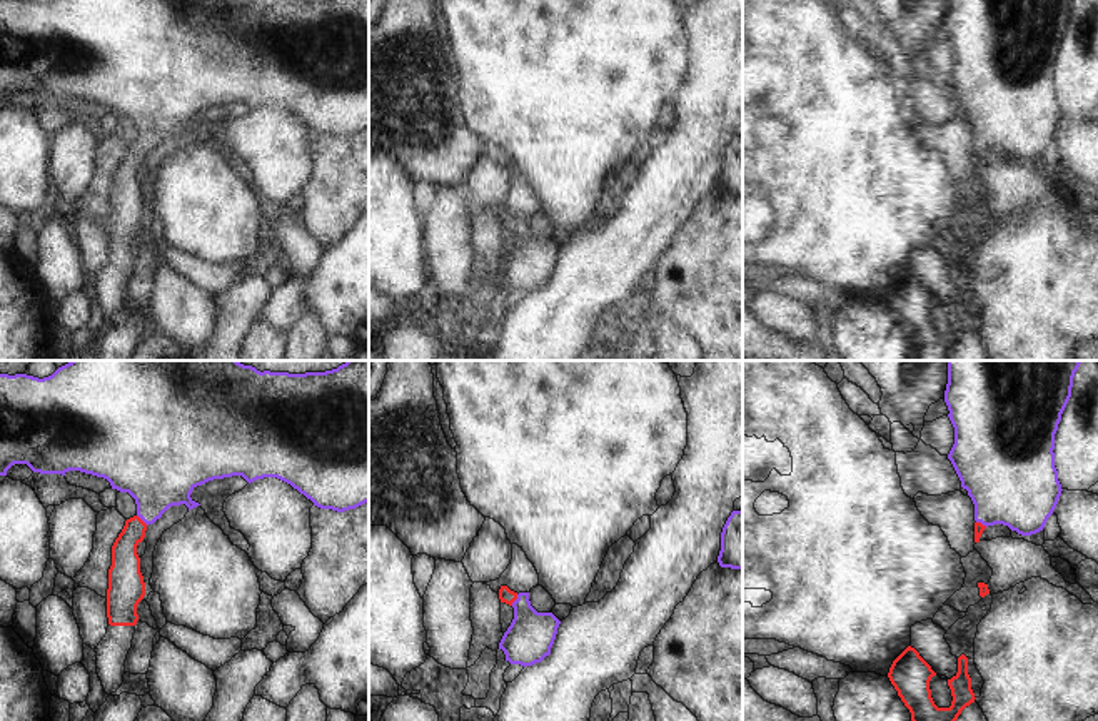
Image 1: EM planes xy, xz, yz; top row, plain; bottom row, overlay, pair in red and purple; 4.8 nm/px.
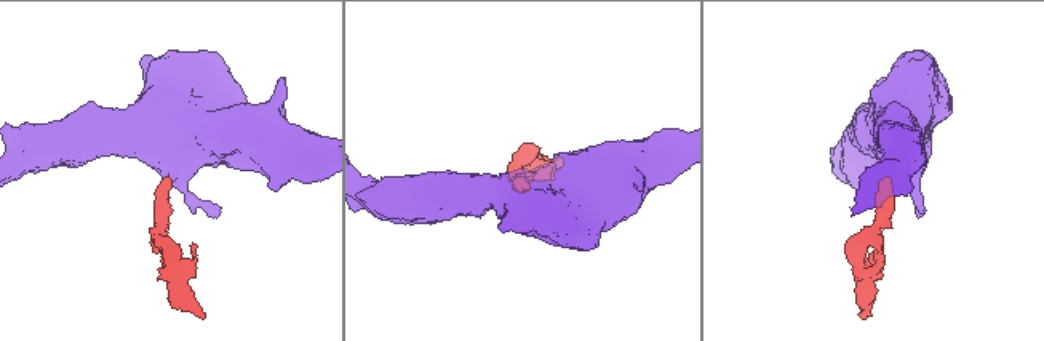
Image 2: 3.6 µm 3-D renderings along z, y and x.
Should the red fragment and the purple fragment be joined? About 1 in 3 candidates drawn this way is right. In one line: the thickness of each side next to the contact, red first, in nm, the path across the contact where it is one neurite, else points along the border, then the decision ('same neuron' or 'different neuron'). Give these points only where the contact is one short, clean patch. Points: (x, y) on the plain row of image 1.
70/220 nm | across xz (508, 222), (516, 224), (531, 261) | same neuron

